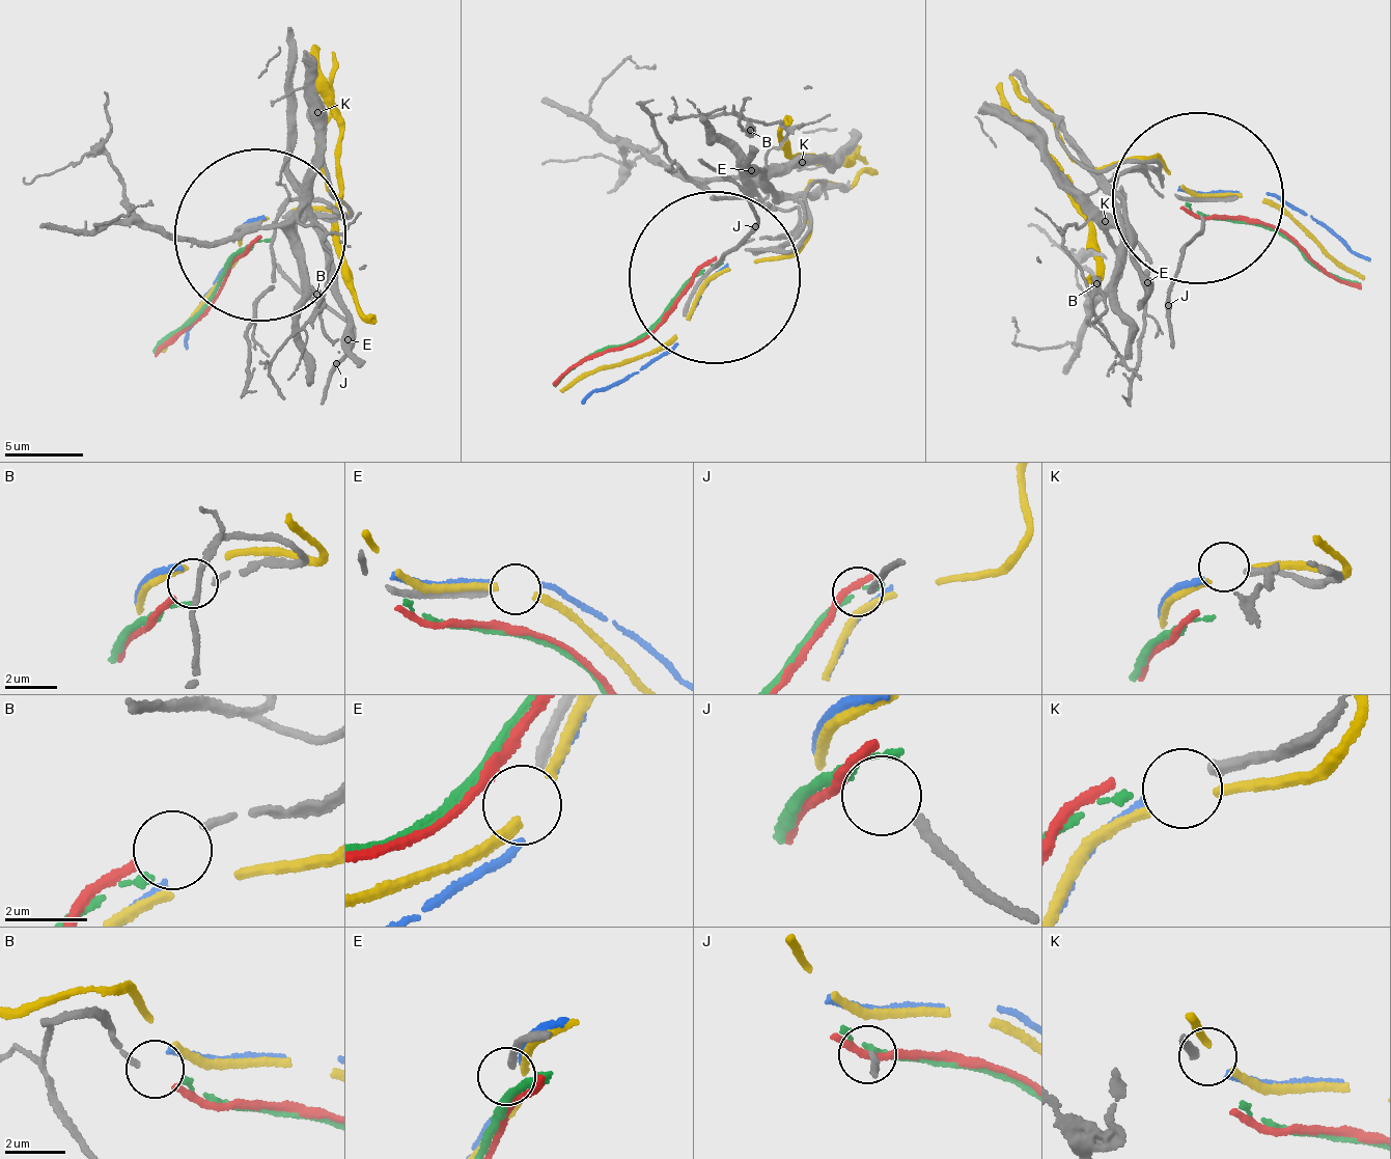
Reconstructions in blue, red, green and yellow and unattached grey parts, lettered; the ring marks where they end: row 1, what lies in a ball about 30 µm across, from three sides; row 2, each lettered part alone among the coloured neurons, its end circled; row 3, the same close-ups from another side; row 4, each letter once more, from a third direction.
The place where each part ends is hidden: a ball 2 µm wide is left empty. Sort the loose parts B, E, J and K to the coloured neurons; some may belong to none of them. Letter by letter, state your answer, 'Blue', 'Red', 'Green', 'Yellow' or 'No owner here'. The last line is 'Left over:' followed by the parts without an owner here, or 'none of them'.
B: Red
E: No owner here
J: Green
K: Blue
Left over: E

